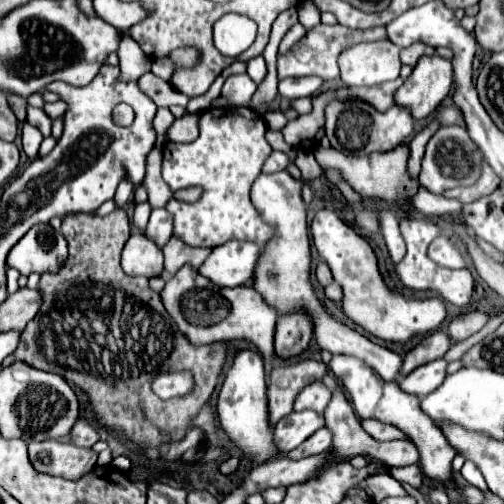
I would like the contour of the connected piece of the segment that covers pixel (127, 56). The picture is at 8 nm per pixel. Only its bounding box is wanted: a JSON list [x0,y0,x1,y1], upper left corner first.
[117,36,149,82]

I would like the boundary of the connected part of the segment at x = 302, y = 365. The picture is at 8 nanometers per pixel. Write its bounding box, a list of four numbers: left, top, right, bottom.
[267,360,327,426]

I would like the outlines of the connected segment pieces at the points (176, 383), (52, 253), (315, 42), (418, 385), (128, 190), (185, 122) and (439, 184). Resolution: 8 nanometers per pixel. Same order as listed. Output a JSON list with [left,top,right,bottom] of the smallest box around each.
[[153,372,193,396],[7,224,67,276],[277,24,387,80],[399,358,447,398],[115,178,133,208],[165,114,197,142],[419,126,483,194]]

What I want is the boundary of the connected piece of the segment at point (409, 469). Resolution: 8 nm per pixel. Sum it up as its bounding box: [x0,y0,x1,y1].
[394,464,423,489]

